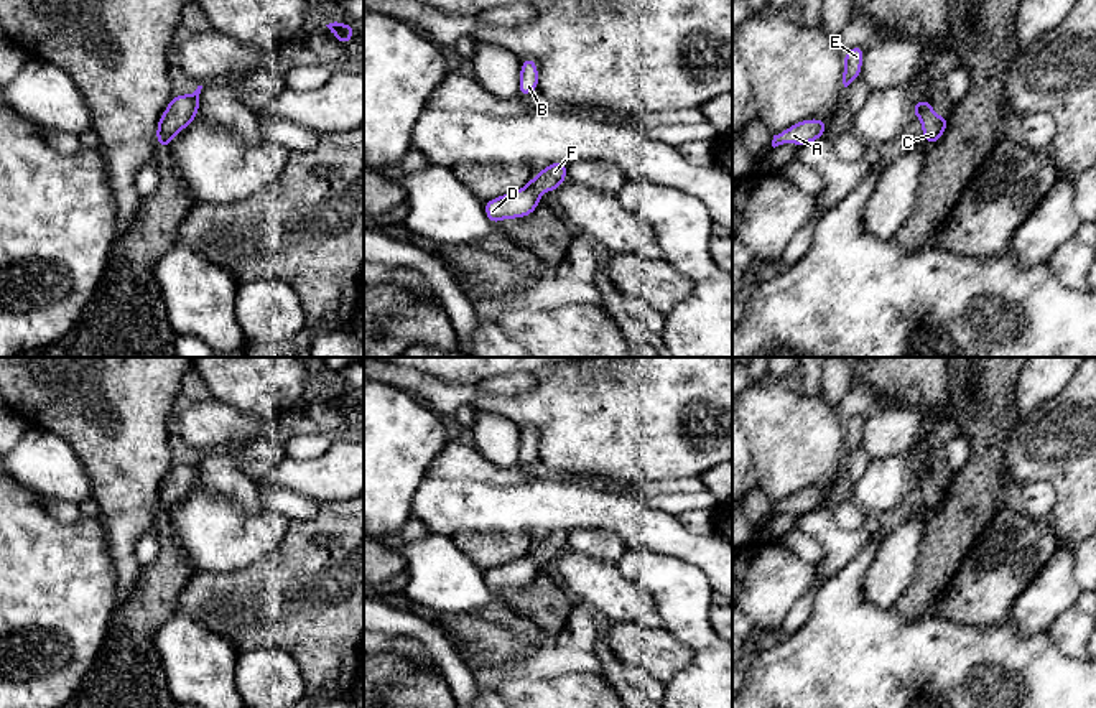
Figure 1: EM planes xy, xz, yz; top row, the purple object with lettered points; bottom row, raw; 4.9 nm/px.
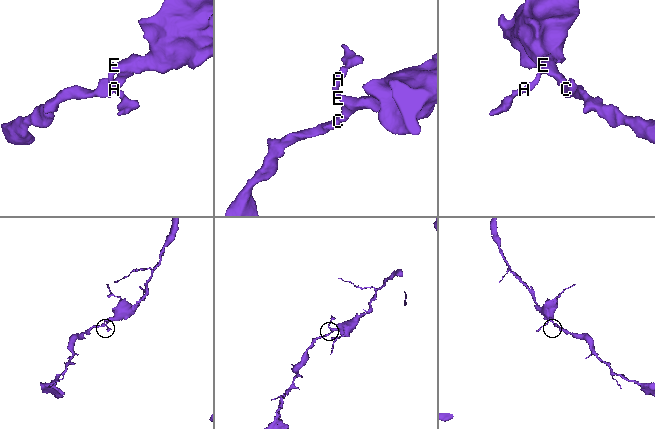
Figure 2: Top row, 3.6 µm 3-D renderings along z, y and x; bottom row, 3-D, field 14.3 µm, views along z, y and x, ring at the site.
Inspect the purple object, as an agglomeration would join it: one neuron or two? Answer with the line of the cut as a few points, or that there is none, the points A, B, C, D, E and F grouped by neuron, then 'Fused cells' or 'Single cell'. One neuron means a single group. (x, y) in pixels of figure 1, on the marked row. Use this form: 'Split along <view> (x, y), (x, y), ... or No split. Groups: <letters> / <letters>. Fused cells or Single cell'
No split. Groups: A B C D E F. Single cell

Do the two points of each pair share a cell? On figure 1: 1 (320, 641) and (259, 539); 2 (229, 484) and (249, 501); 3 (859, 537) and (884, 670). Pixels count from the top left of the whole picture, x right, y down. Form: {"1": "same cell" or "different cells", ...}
{"1": "different cells", "2": "same cell", "3": "different cells"}

